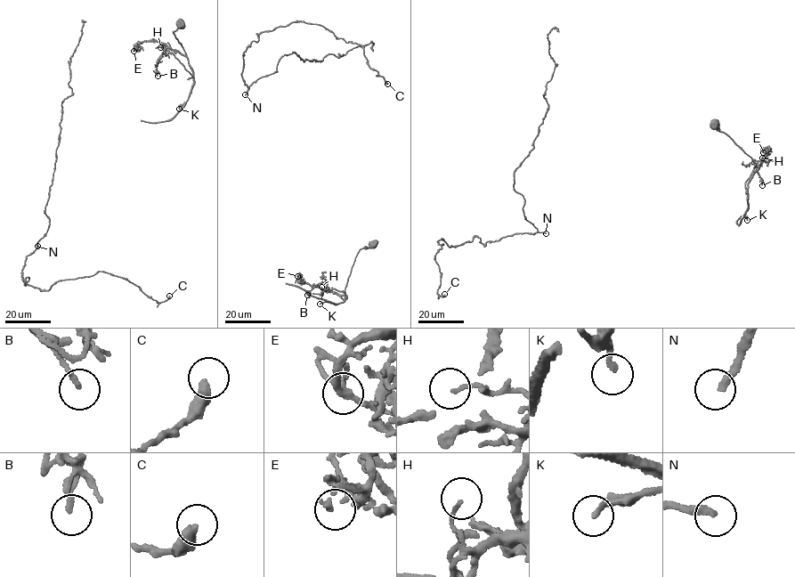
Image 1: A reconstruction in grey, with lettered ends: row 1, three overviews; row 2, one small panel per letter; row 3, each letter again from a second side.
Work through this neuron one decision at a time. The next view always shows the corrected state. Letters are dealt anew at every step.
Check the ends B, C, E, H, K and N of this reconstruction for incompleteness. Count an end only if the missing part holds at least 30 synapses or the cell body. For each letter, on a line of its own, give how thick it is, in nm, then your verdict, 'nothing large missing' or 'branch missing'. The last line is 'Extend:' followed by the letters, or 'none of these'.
B: 160 nm thick; nothing large missing
C: 400 nm thick; nothing large missing
E: 160 nm thick; nothing large missing
H: 120 nm thick; nothing large missing
K: 170 nm thick; nothing large missing
N: 240 nm thick; nothing large missing
Extend: none of these

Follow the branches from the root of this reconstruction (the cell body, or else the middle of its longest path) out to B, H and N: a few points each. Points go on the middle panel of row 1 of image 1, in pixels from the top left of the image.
B: (372, 245), (357, 254), (344, 295), (329, 291), (324, 282), (318, 284), (307, 295)
H: (372, 245), (357, 254), (344, 291), (345, 298), (342, 291), (334, 288), (326, 289), (322, 295), (321, 287)
N: (372, 245), (374, 44), (320, 61), (286, 54), (277, 71), (254, 82), (245, 94)

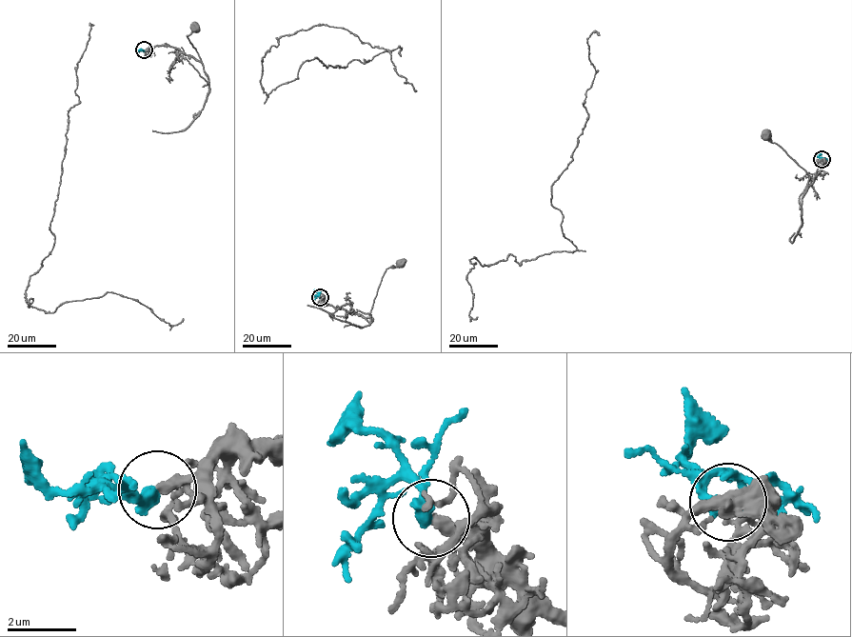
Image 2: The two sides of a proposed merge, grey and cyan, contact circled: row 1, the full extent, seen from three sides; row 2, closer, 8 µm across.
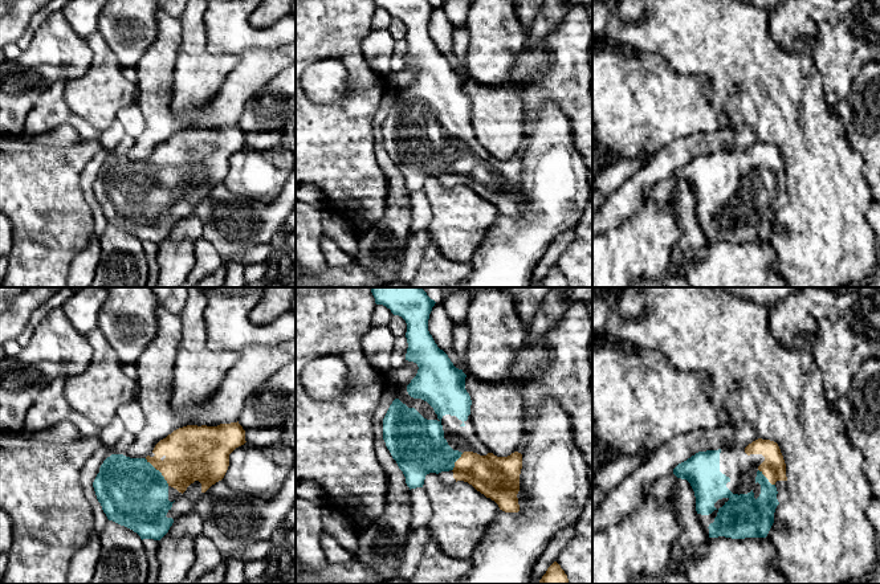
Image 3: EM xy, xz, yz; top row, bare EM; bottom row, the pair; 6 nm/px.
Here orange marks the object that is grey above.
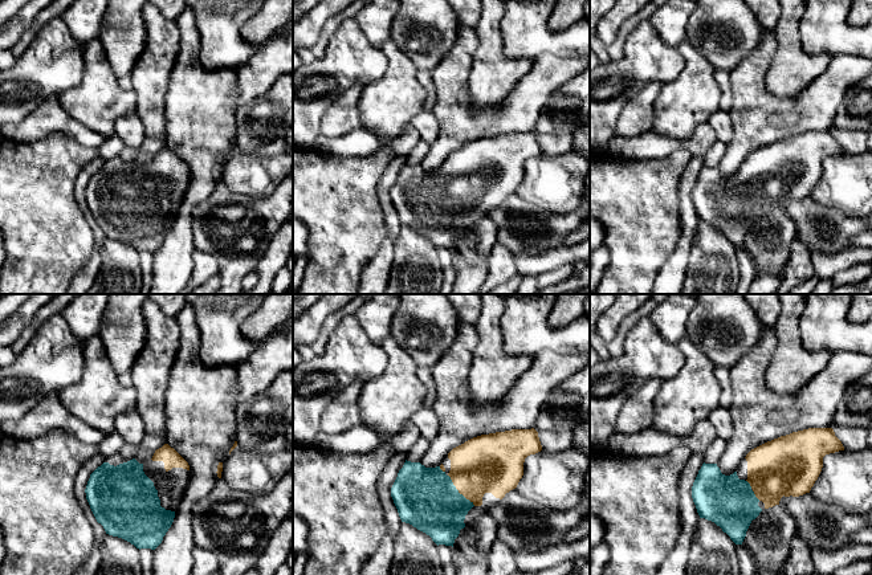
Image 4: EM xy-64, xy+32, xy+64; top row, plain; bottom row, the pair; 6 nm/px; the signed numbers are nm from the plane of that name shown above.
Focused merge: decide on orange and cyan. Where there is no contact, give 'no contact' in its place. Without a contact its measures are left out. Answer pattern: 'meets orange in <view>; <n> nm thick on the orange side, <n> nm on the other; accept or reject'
meets orange in xy; 340 nm thick on the orange side, 400 nm on the other; accept

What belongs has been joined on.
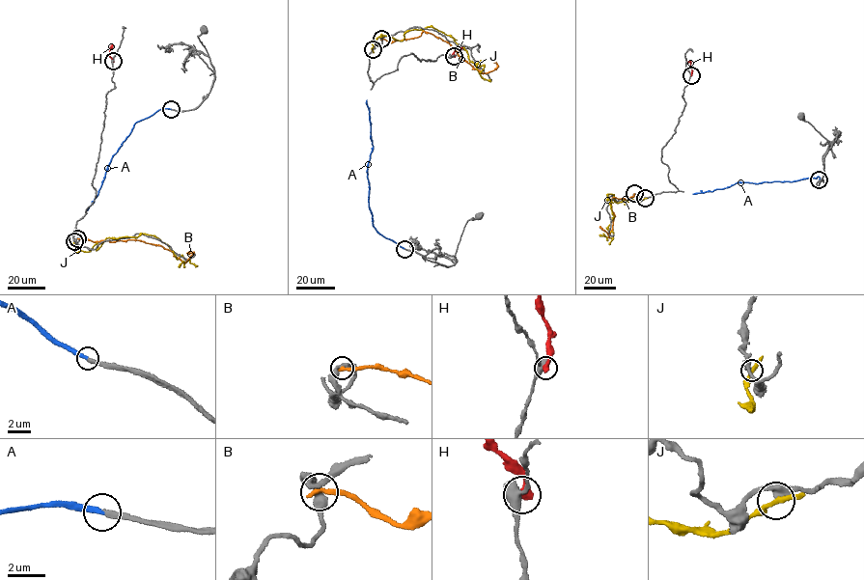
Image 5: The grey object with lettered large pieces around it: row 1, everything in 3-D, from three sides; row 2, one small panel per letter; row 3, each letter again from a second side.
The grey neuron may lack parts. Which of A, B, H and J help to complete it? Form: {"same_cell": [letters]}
{"same_cell": ["A"]}

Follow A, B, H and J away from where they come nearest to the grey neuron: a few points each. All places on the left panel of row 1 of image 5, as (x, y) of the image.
A: (171, 109), (160, 109), (135, 123), (112, 156), (98, 193), (87, 210)
B: (77, 238), (99, 242), (138, 239), (170, 250), (184, 263), (193, 253), (186, 253)
H: (113, 62), (109, 56), (112, 47)
J: (74, 240), (73, 248), (88, 252), (106, 238), (149, 234), (181, 256), (186, 261), (180, 265)

